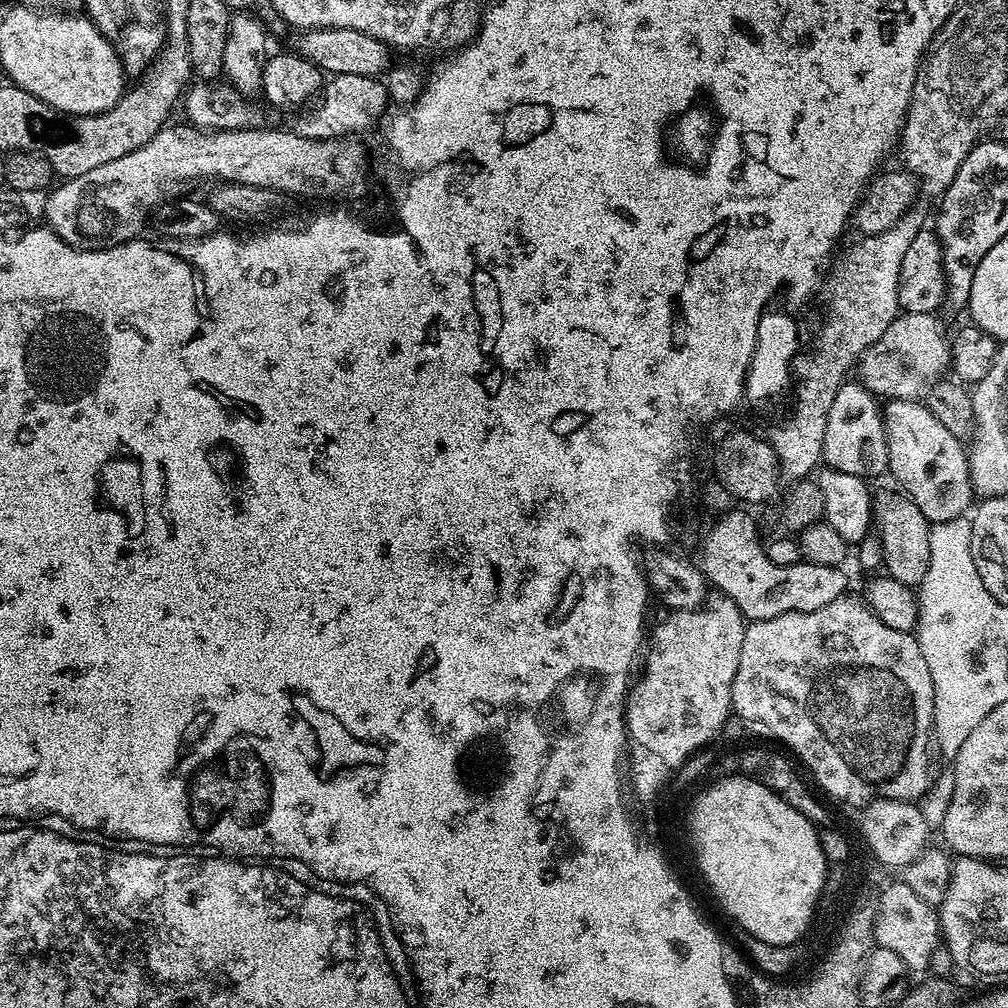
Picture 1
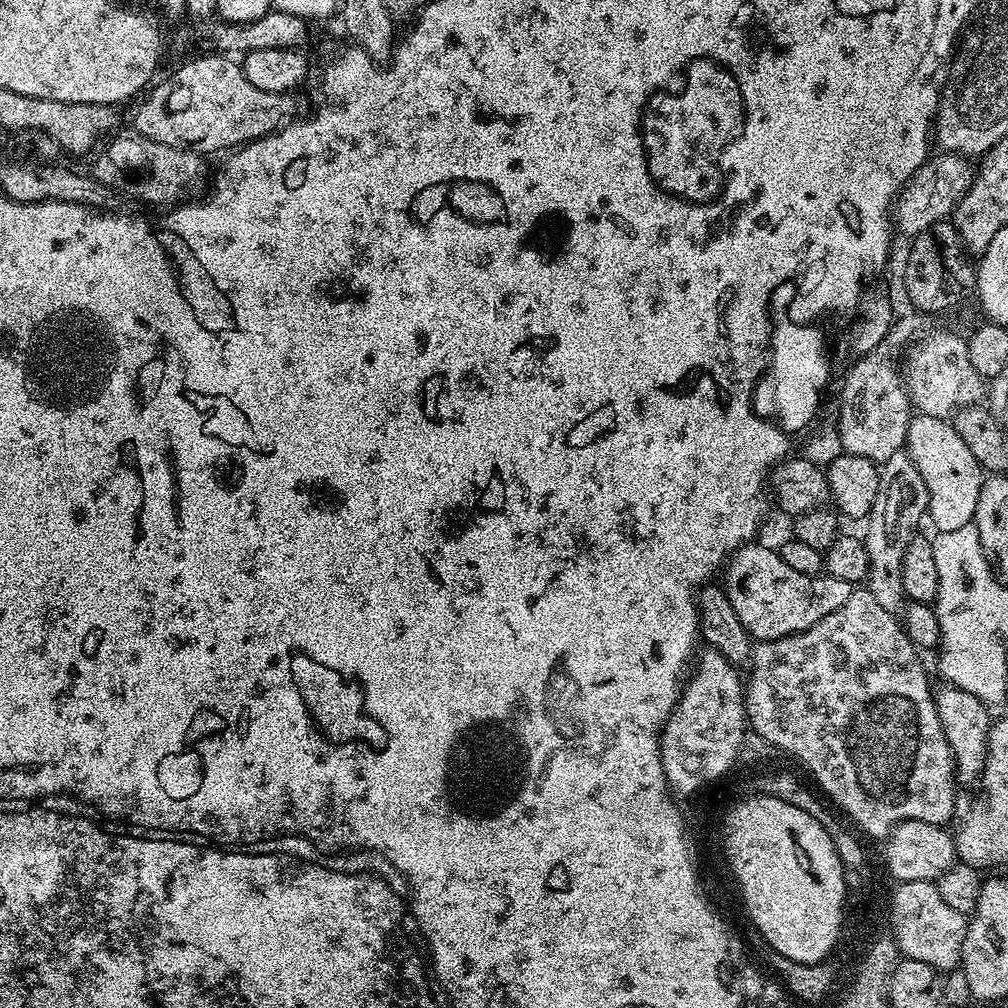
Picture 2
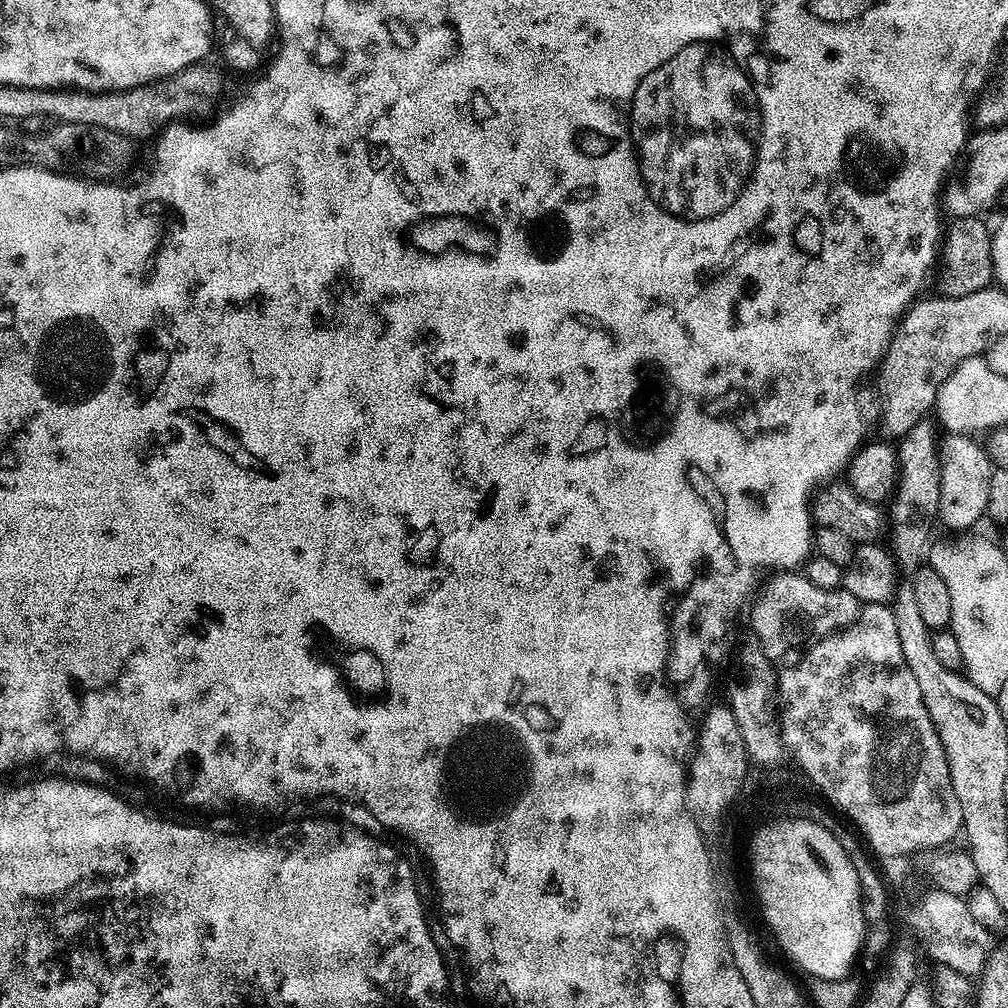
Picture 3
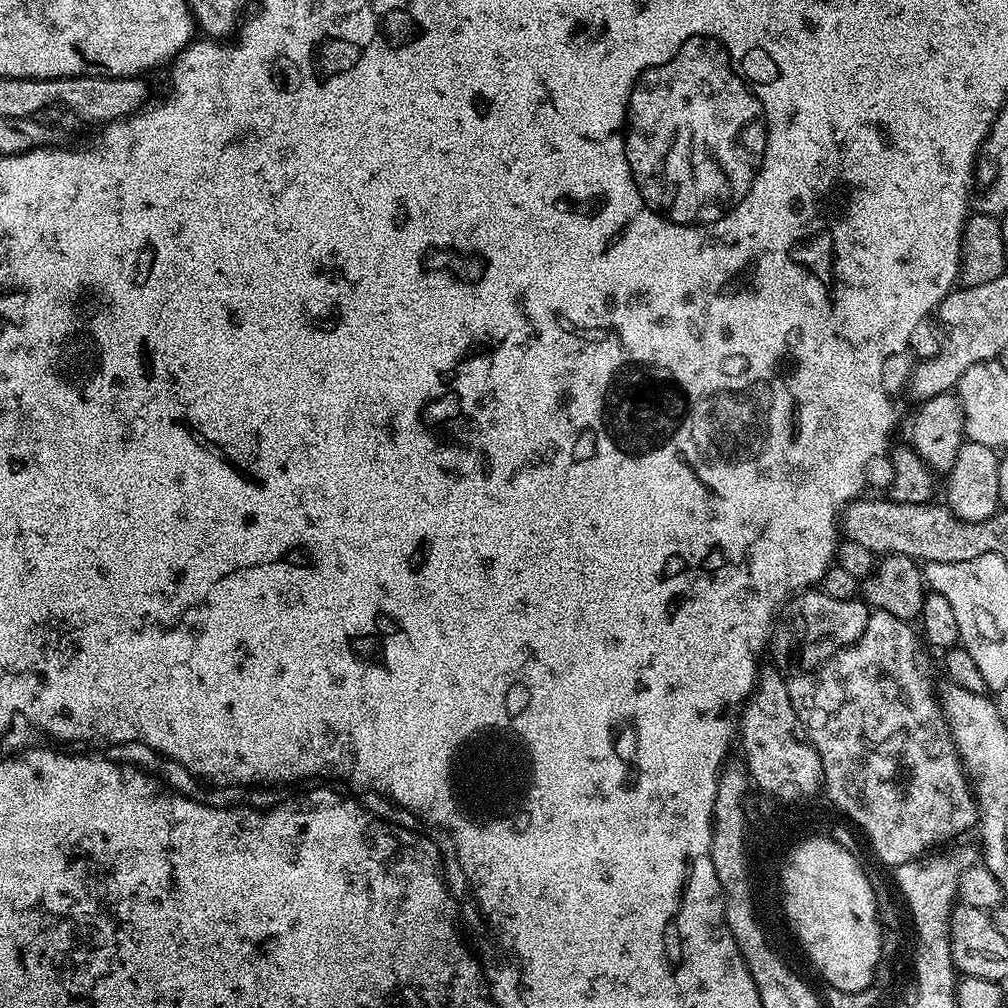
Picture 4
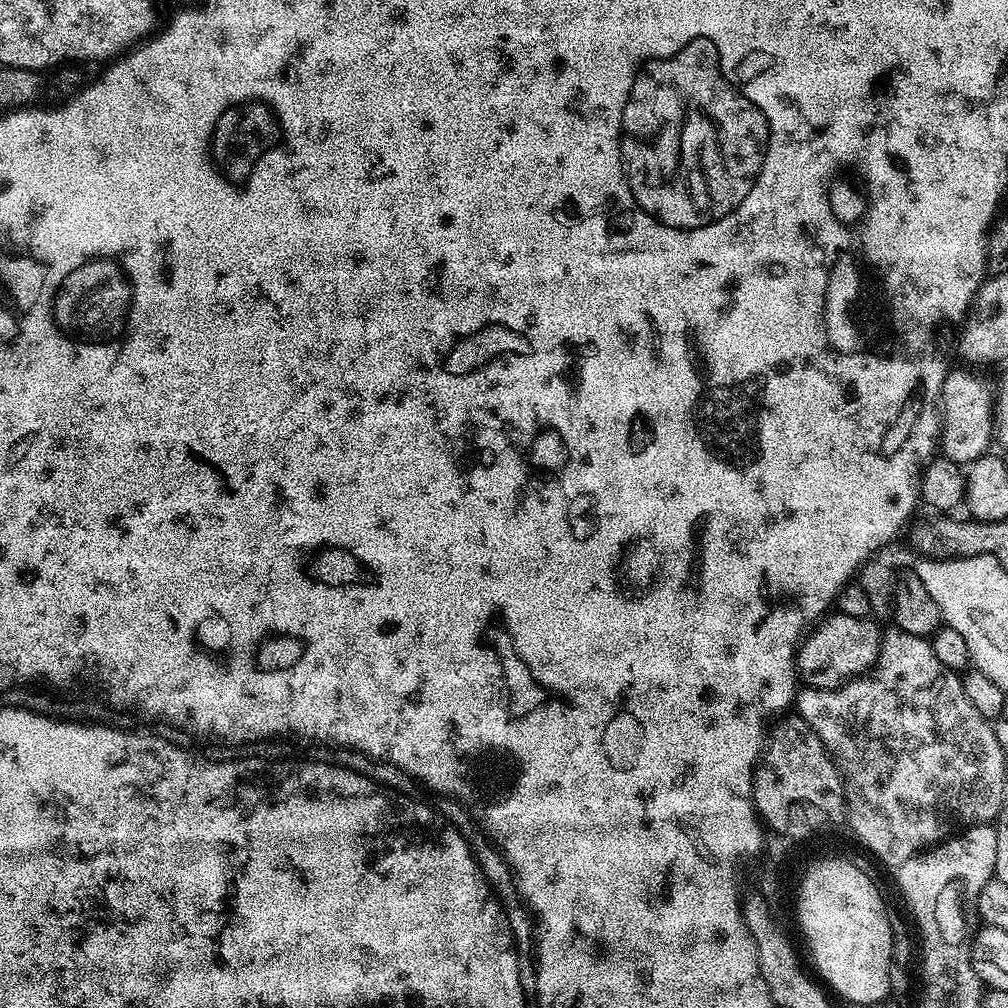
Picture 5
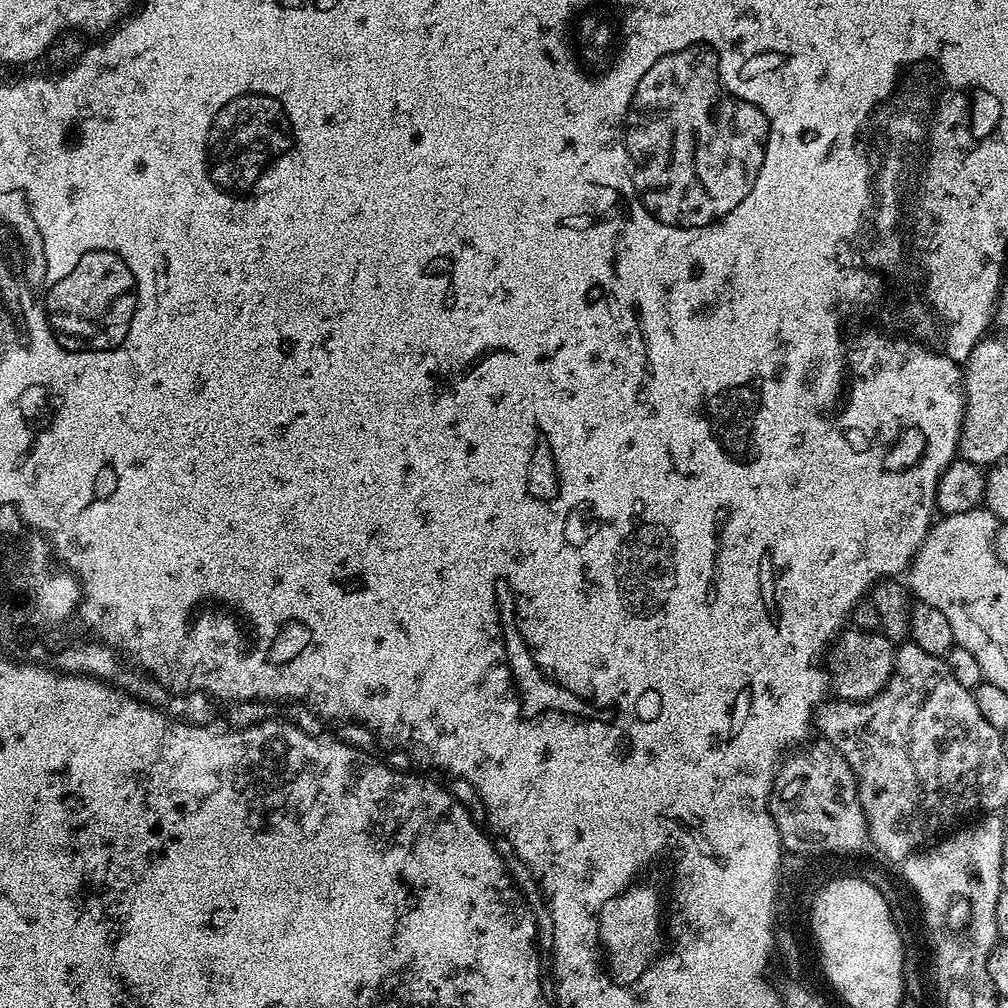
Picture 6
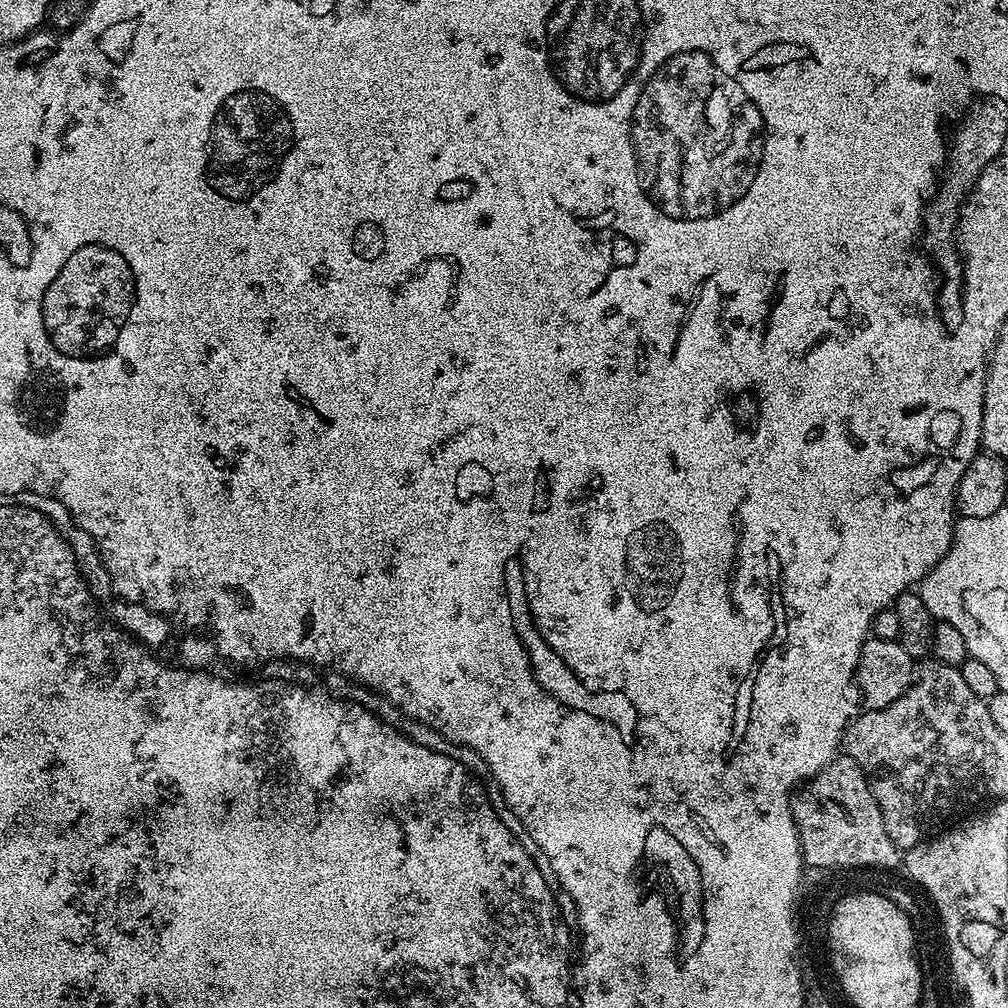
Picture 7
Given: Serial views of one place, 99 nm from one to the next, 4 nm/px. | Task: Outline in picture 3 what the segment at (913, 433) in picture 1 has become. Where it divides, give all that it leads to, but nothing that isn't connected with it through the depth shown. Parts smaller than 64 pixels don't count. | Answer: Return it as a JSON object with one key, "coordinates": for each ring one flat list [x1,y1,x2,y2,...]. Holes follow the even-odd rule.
{"coordinates":[[948,434,939,441,940,454,940,510,938,520,948,528,960,528,956,530,968,530,971,524,976,524,985,519,988,511,988,499,990,498,990,478,994,471,992,459,983,447,975,444,973,437,968,434]]}

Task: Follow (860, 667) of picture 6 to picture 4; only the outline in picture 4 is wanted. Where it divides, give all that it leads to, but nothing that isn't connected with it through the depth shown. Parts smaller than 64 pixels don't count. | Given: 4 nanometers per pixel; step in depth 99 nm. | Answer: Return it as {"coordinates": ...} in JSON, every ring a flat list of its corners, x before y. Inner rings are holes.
{"coordinates":[[805,590,795,596,792,597,791,600,788,601,787,604,784,605,782,611,778,616,778,623,775,625,774,631,772,633,772,638,770,641,770,656,772,652,772,656,777,665,785,666,784,664,789,664,790,667,796,668,792,670,811,670,814,668,820,667,820,665,826,663,826,661,834,655,838,650,842,650,846,646,850,646,854,642,858,642,858,638,862,638,862,634,866,630,866,626,868,625,868,614,870,608,867,603,863,599,855,598,851,600,843,600,842,598,830,598,830,594,824,592,823,590]]}

